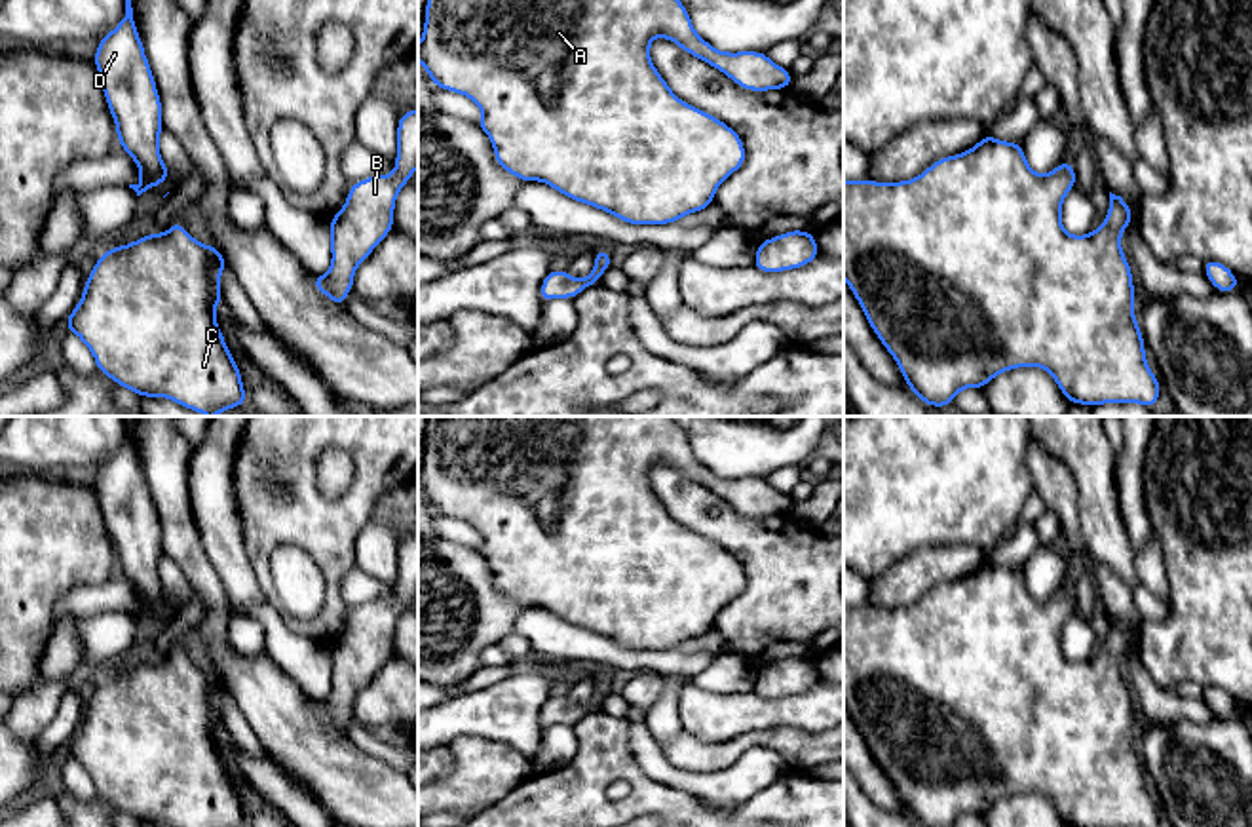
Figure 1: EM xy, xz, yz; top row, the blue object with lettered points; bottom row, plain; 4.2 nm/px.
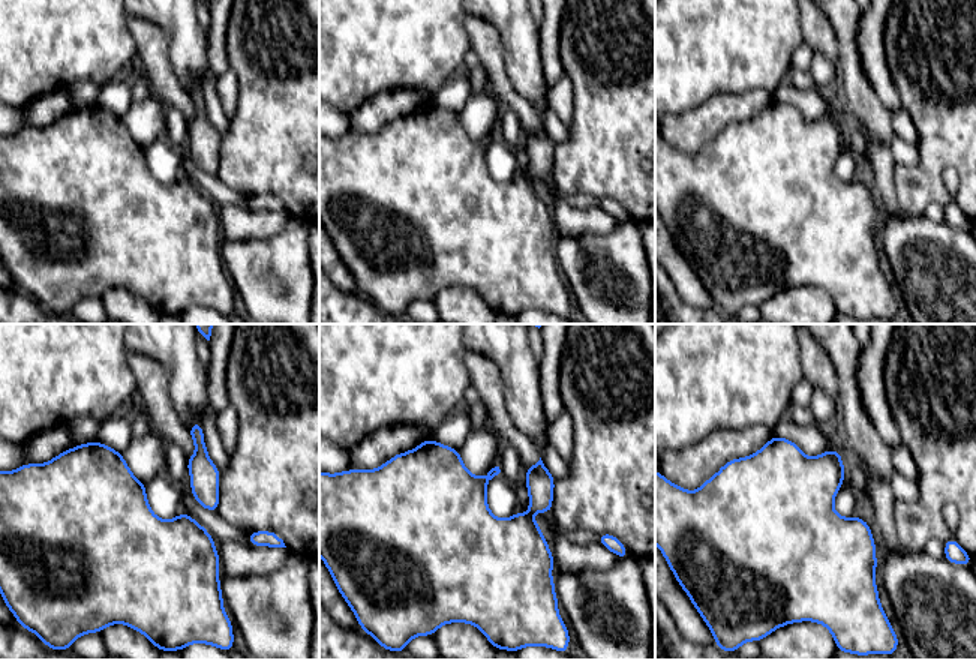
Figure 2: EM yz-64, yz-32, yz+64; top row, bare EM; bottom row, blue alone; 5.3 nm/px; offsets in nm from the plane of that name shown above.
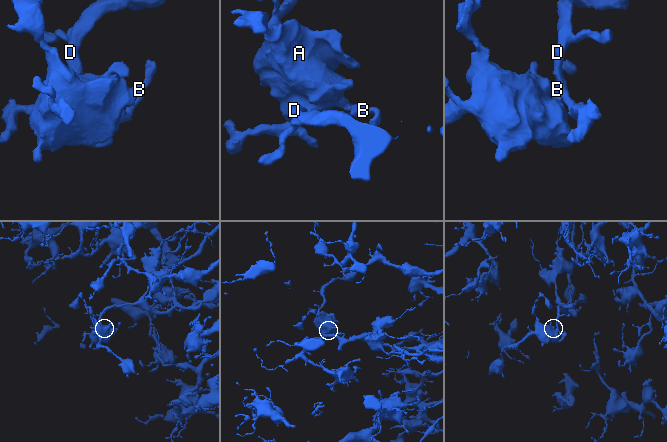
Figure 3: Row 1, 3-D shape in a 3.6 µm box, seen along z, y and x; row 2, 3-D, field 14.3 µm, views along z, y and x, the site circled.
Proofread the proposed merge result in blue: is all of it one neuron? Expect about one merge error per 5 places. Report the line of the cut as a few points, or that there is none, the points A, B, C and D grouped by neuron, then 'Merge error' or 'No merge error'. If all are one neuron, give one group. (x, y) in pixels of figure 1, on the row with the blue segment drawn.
No split. Groups: A B C D. No merge error

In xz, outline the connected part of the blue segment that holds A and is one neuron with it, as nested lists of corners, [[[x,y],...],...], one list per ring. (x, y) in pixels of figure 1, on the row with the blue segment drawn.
[[[427,0],[424,34],[418,42],[418,61],[426,68],[435,87],[462,93],[479,105],[483,116],[477,125],[488,135],[494,148],[494,158],[507,173],[519,177],[522,183],[545,183],[566,198],[606,211],[627,224],[673,224],[690,213],[711,207],[716,188],[731,173],[743,167],[747,152],[735,129],[726,125],[722,120],[684,103],[671,91],[671,86],[663,80],[650,59],[650,42],[657,36],[674,42],[686,53],[714,67],[731,78],[741,89],[771,91],[787,89],[792,84],[790,70],[775,65],[764,51],[728,53],[712,48],[695,32],[690,13],[680,0]]]

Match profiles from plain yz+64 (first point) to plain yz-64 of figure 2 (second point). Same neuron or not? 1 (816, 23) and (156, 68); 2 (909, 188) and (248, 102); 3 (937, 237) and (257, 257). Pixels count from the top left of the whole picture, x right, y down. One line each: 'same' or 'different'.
1: same
2: same
3: same

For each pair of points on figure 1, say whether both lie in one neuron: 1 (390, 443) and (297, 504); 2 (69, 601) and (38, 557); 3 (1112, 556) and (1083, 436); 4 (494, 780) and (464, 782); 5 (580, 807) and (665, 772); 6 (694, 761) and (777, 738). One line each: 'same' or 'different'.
1: same
2: different
3: same
4: same
5: different
6: same

